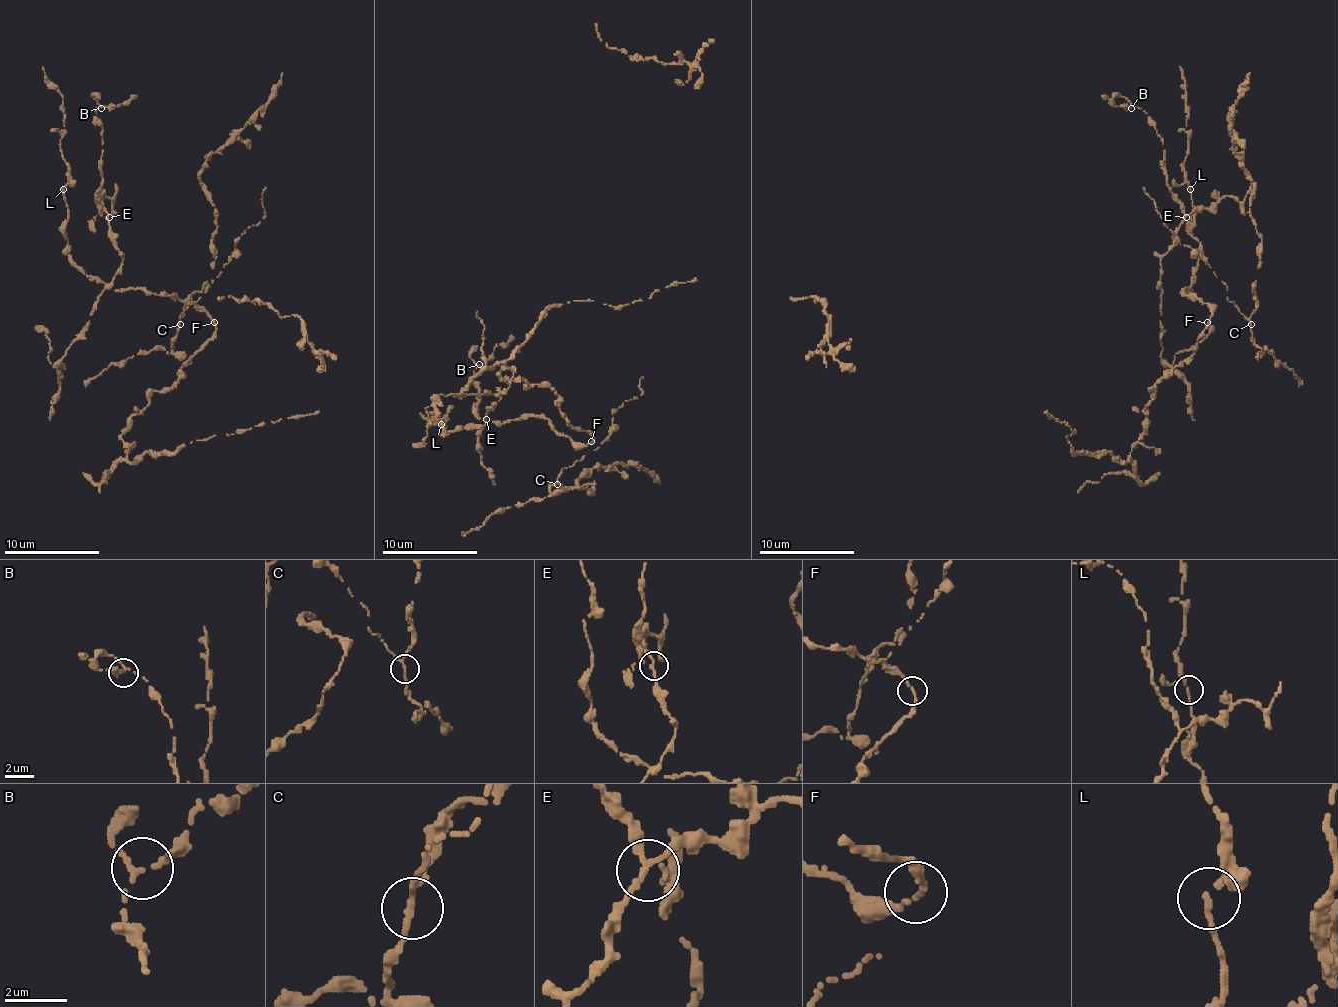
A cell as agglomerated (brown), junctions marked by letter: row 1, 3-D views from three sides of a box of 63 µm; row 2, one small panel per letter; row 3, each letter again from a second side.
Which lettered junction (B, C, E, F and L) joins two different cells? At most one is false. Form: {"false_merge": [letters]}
{"false_merge": ["C"]}

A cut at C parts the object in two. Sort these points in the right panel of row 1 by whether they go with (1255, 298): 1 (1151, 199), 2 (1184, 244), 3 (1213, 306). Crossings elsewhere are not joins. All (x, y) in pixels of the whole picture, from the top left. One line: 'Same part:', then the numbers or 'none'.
Same part: 3

